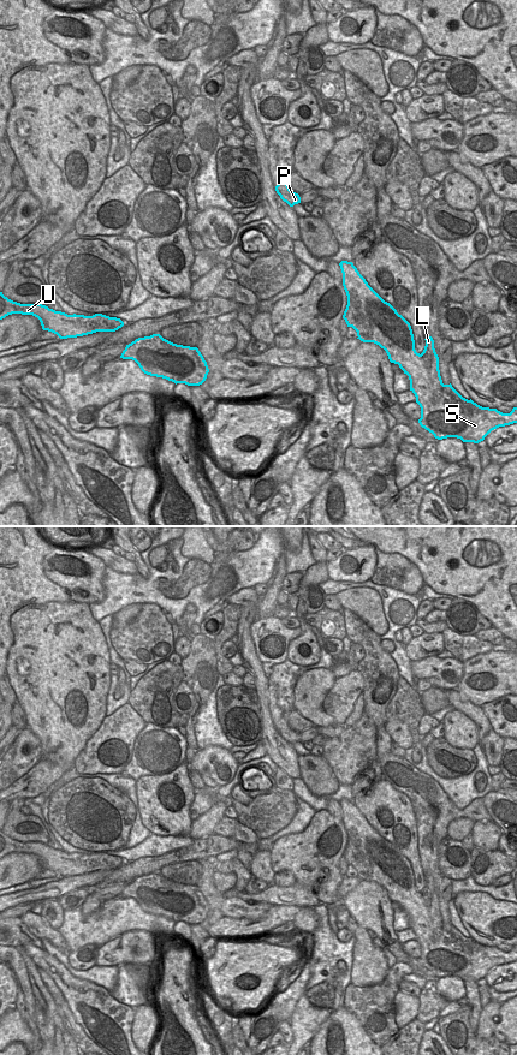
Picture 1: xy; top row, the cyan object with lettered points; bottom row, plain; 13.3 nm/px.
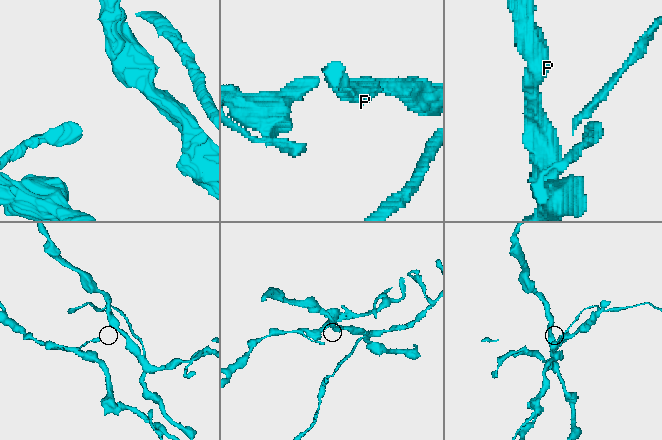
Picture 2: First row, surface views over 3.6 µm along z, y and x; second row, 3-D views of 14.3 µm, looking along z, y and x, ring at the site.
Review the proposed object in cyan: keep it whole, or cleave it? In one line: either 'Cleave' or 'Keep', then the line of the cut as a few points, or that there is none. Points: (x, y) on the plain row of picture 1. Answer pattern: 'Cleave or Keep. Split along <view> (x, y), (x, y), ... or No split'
Cleave. Split along xy (421, 892), (425, 895), (432, 894), (437, 898)

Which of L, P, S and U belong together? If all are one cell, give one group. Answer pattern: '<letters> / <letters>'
L / P S U

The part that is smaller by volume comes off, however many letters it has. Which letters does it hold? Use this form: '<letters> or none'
L

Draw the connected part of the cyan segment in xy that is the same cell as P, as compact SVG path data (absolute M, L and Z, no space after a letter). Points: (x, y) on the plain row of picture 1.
M283 713L283 717L275 725L277 732L280 737L286 740L290 745L301 741L301 735L298 732L290 728L287 723L287 717L290 713Z

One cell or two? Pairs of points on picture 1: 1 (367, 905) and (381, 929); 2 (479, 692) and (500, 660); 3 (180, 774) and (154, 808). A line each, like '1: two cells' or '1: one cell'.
1: one cell
2: one cell
3: one cell

